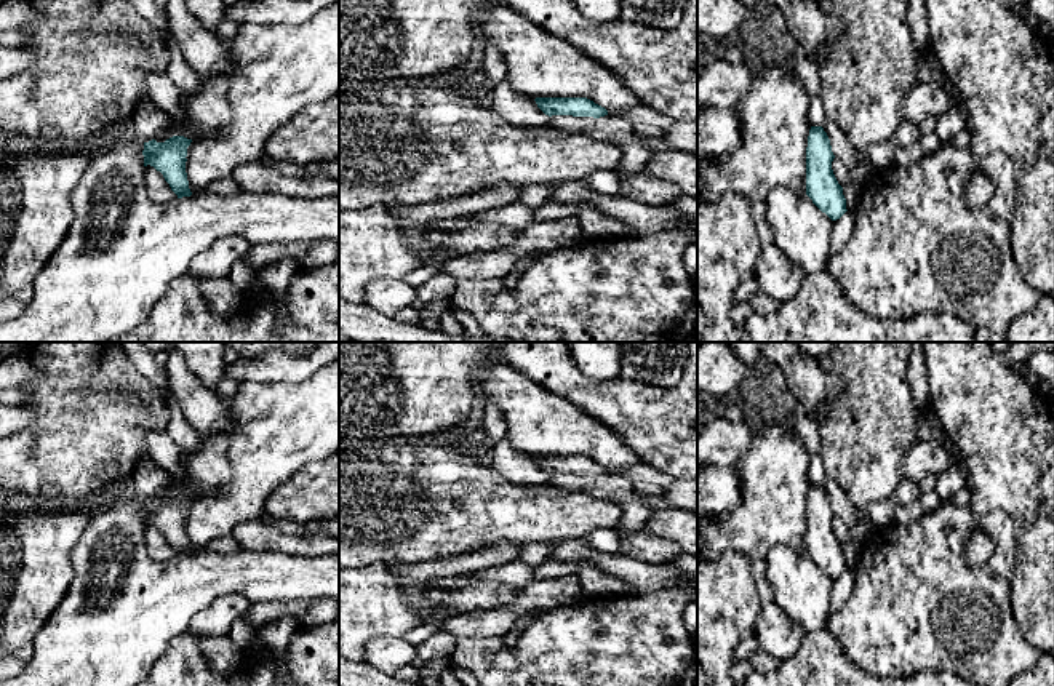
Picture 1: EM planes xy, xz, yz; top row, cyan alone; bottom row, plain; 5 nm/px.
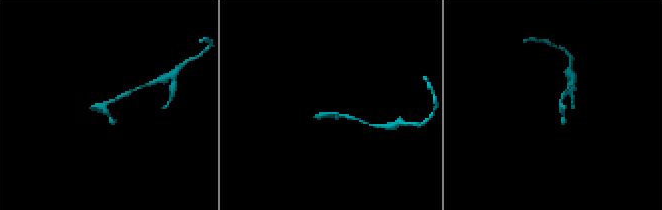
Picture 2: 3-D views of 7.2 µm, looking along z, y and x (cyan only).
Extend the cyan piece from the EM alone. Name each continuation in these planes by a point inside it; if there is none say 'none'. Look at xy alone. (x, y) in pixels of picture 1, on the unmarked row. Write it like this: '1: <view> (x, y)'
none

